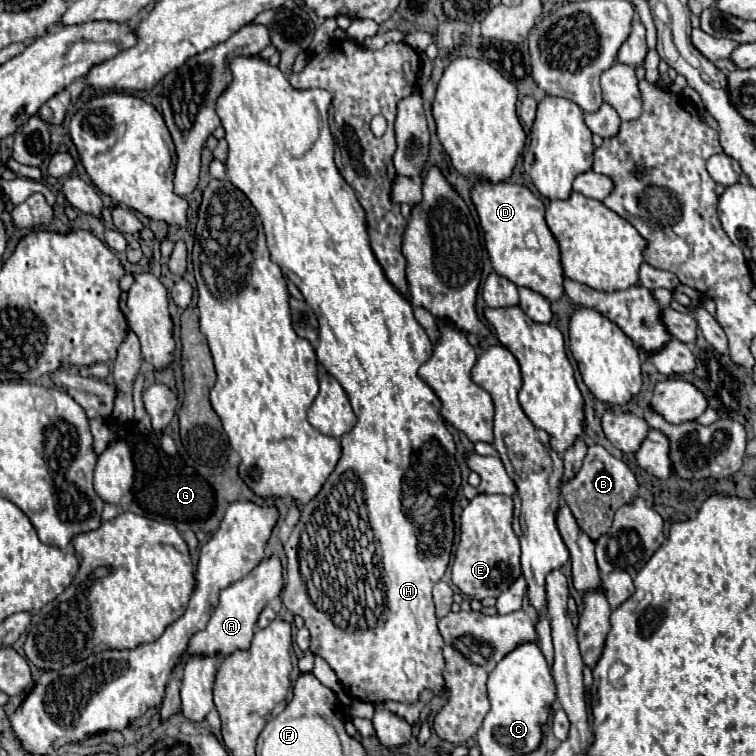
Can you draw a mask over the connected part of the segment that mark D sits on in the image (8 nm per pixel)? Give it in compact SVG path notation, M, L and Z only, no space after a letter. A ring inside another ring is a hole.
M477 181L473 191L471 191L471 199L475 203L475 209L479 213L481 219L481 227L483 227L483 235L485 235L485 245L487 245L487 253L491 259L491 265L495 269L495 273L491 273L483 285L483 299L489 307L511 307L519 303L519 295L517 295L517 287L527 287L533 289L537 293L541 293L545 299L549 301L557 301L563 297L563 265L561 265L561 253L559 253L559 243L553 237L553 233L549 231L547 223L545 223L545 207L541 203L539 197L535 197L527 187L523 185L513 185L513 183L481 183ZM525 233L537 233L539 237L539 251L533 251L525 245Z

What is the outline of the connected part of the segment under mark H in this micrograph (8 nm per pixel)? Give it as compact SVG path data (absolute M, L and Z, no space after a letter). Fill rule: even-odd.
M257 55L235 57L231 61L231 77L233 77L231 85L217 99L217 115L221 117L221 125L225 129L225 141L229 143L227 161L225 161L227 177L235 187L239 187L249 197L249 201L257 209L257 213L263 221L263 227L265 227L271 261L277 263L281 267L283 275L299 287L307 305L315 311L317 321L319 321L317 359L327 369L327 373L333 375L341 383L341 387L345 389L345 393L351 401L353 413L357 415L357 425L341 437L341 459L339 459L335 471L327 477L323 489L309 503L303 505L301 519L293 527L293 533L291 533L289 541L285 543L285 553L287 553L289 565L287 565L287 583L281 591L281 599L283 599L283 605L293 615L301 615L305 619L305 627L311 631L311 651L321 655L329 663L329 667L335 671L339 683L343 685L343 689L347 691L349 697L367 701L373 705L383 703L383 701L415 703L423 689L429 687L429 689L433 689L433 693L439 693L443 689L443 677L441 677L443 667L445 667L443 637L437 631L437 617L435 617L431 589L445 575L447 565L449 565L451 545L453 545L451 505L453 505L457 487L461 485L461 473L459 473L459 465L455 461L455 443L439 415L439 409L441 409L439 397L417 375L417 369L431 357L433 343L431 343L429 335L425 333L425 329L417 323L411 303L399 291L395 291L395 287L391 287L389 279L383 275L383 269L379 267L379 263L371 251L371 245L369 245L365 211L363 211L361 203L357 201L355 191L351 191L351 187L347 185L343 175L339 175L339 169L335 167L335 161L333 161L335 141L333 141L333 135L329 131L329 121L327 121L327 109L331 105L333 95L323 89L311 89L311 91L293 89L287 75L283 75L279 71L279 67L269 65L267 59L261 59ZM379 571L381 571L381 589L385 585L383 621L379 621Z

